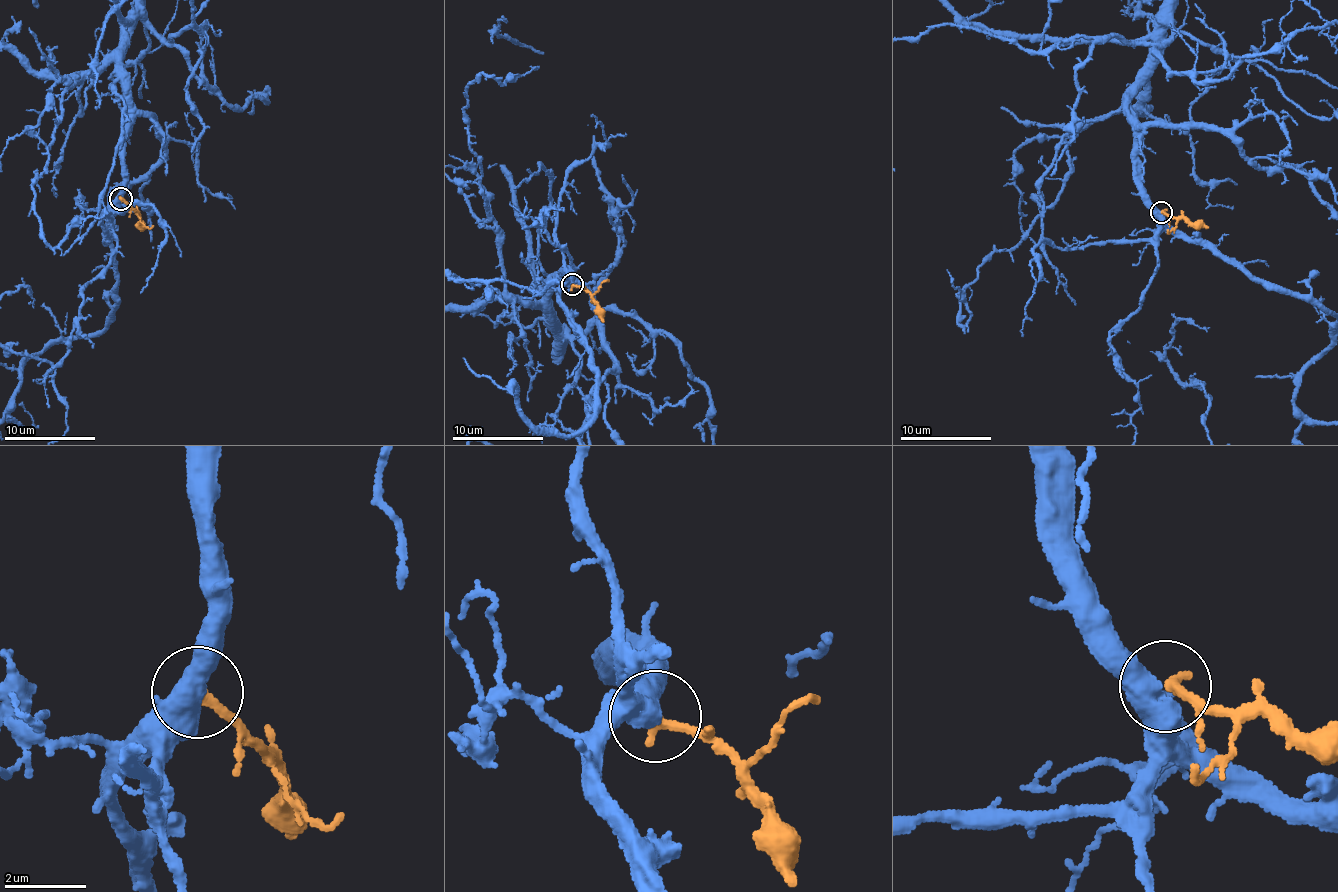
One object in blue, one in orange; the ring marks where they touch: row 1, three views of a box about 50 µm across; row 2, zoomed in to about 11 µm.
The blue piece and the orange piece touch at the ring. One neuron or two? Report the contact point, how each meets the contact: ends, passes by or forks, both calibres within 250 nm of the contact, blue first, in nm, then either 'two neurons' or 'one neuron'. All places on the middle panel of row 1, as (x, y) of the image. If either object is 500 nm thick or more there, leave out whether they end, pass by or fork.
at (572, 284); blue forks there; orange ends there; 420 nm thick on the blue side, 280 nm on the other; one neuron

